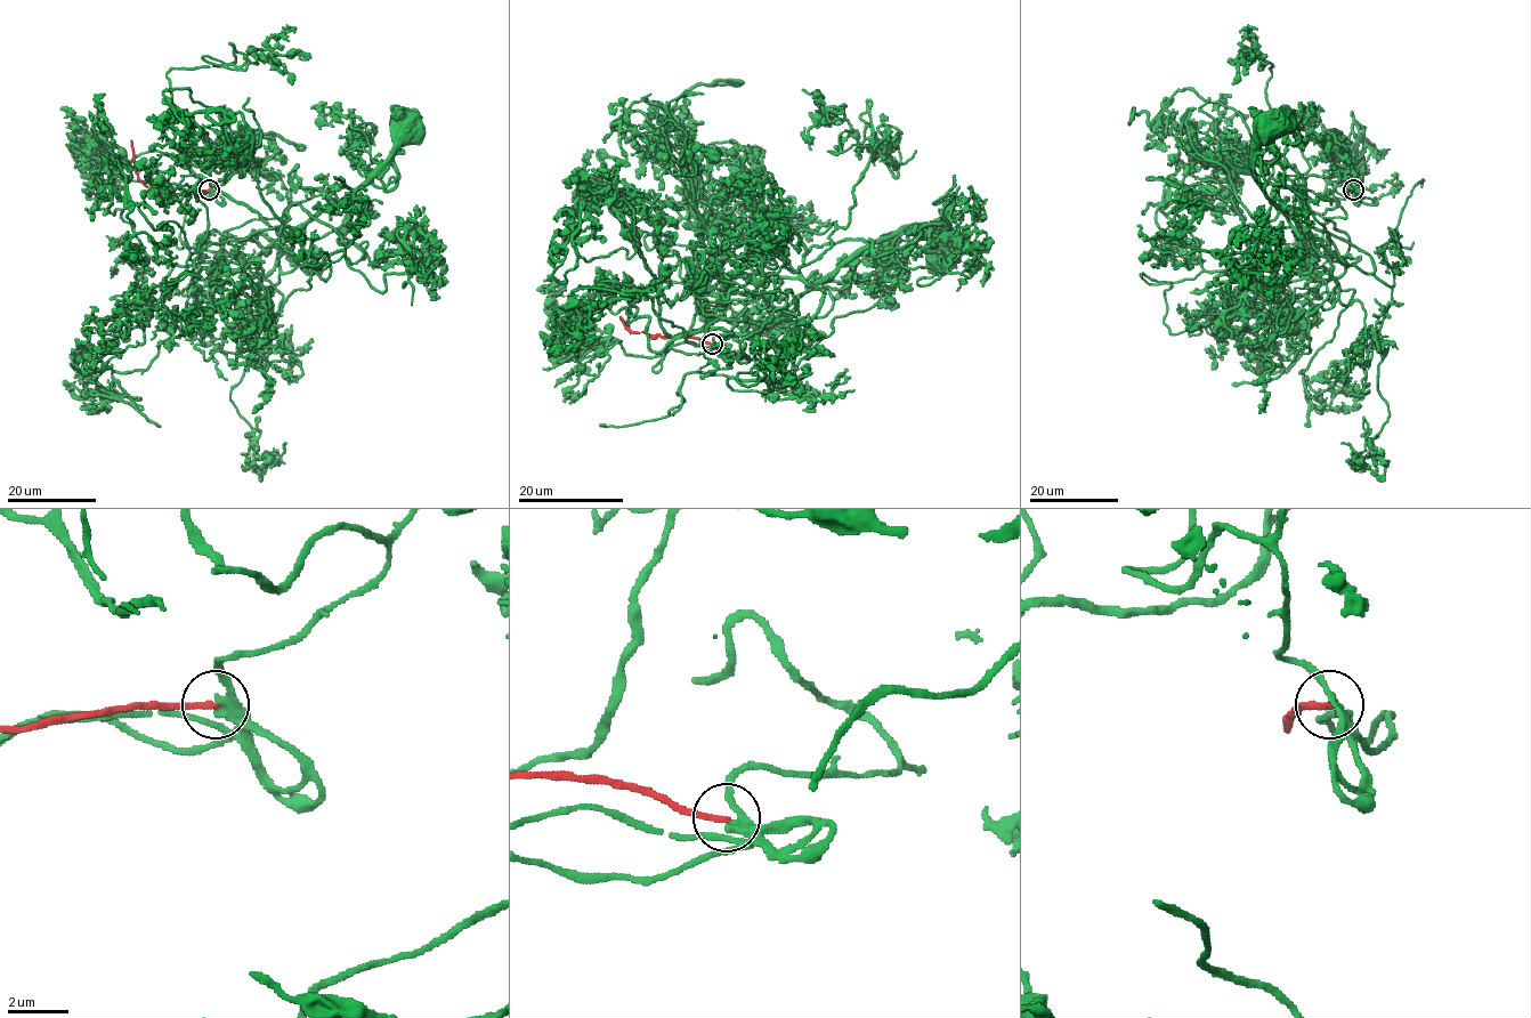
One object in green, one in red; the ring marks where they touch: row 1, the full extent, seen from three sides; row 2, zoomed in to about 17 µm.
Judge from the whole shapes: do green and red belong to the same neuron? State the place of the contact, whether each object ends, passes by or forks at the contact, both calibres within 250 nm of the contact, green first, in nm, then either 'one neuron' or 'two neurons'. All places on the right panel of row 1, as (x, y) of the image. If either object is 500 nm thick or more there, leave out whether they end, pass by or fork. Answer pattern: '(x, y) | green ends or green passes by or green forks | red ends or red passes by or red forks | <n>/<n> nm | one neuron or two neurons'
(1353, 190) | green passes by | red ends | 240/200 nm | two neurons

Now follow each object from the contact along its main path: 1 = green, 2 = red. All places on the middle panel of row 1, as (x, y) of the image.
1: (712, 345), (742, 332), (714, 308), (687, 332), (722, 279), (813, 287), (904, 227), (929, 226), (946, 248)
2: (712, 342), (689, 337), (632, 332), (620, 316)

